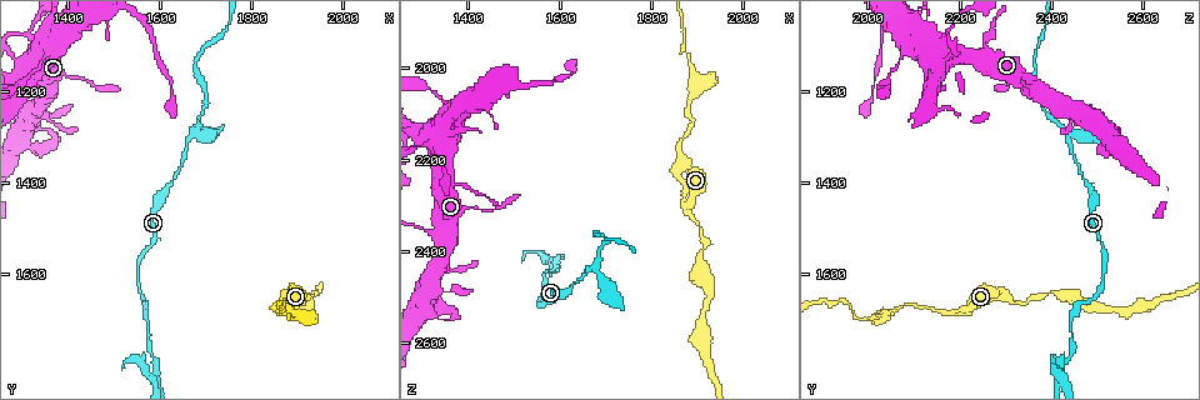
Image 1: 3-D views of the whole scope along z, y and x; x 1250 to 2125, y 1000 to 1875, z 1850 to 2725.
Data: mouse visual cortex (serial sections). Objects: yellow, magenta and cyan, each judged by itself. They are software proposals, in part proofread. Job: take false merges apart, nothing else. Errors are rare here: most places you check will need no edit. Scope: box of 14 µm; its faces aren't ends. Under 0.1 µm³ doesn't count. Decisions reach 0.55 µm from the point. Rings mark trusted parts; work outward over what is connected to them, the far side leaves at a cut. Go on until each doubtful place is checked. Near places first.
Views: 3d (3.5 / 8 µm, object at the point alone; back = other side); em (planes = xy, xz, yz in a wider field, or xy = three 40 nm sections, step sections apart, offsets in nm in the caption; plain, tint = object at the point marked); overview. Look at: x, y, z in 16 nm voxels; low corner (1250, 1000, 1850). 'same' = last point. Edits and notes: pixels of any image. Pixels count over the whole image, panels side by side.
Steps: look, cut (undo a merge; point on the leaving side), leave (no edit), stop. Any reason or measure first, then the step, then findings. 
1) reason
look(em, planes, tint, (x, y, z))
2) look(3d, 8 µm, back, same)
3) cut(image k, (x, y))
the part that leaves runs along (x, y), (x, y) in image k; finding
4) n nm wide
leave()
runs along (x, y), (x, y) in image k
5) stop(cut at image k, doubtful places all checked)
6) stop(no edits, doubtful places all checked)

a fork
look(3d, 3.5 µm, back, (1590, 1795, 2425))

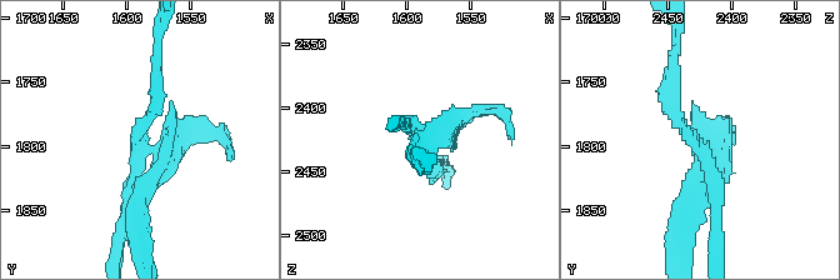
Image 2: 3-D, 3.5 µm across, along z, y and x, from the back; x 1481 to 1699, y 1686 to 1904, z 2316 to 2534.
need the tissue
look(em, xy, step 5, tint, (1588, 1798, 2422))

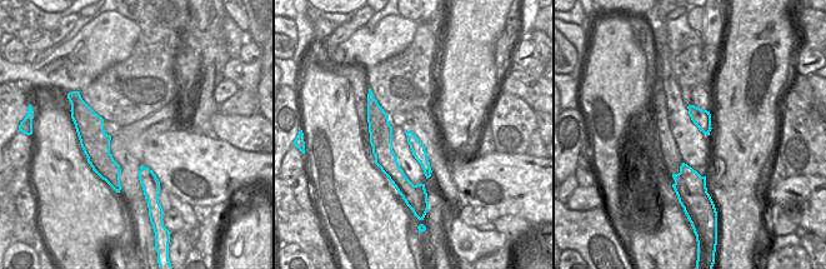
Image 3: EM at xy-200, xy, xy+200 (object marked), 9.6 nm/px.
look(em, xy, step 2, tint, same)

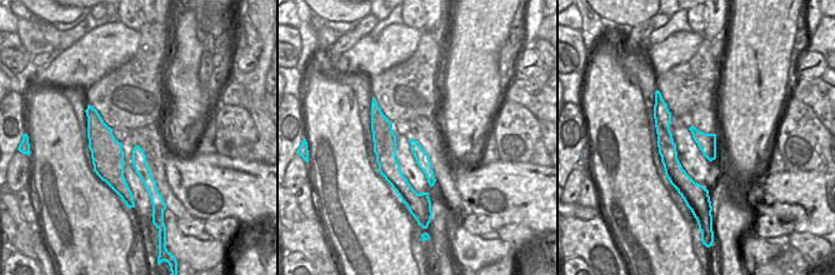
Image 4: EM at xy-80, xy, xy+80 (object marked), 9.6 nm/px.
leave()
runs along (136, 150), (141, 169), (153, 190) in image 4; all the same cell

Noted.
two arms in line, one across
look(3d, 3.5 µm, (1670, 1295, 2440))

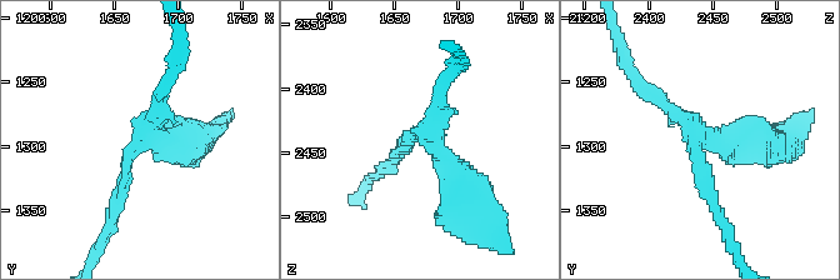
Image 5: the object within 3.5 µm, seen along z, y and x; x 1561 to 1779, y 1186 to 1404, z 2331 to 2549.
need the tissue
look(em, xy, step 2, tint, (1668, 1300, 2436))

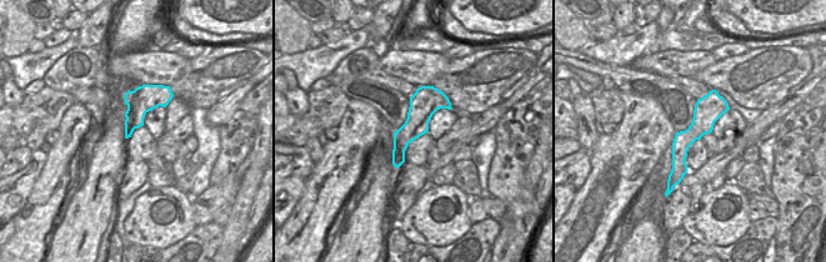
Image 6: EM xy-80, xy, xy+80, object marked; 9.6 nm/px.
3 arms; arms of 150, 150, 350 nm
leave()
runs along (714, 94), (680, 145), (675, 180) in image 6; continuous, no second cell

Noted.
a narrow waist
look(3d, 3.5 µm, (1875, 1685, 1965))

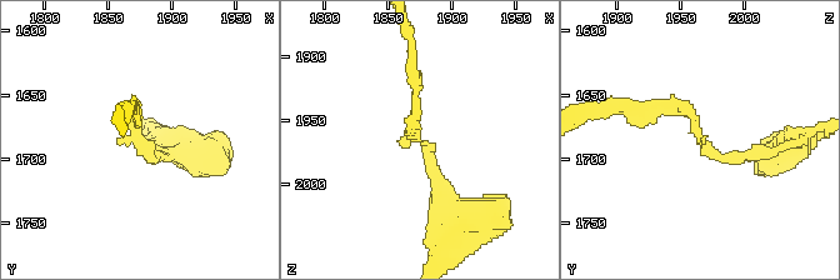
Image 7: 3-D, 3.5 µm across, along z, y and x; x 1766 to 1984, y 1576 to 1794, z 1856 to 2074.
arms of 150, 200 nm
look(em, planes, tint, (1874, 1684, 1966))

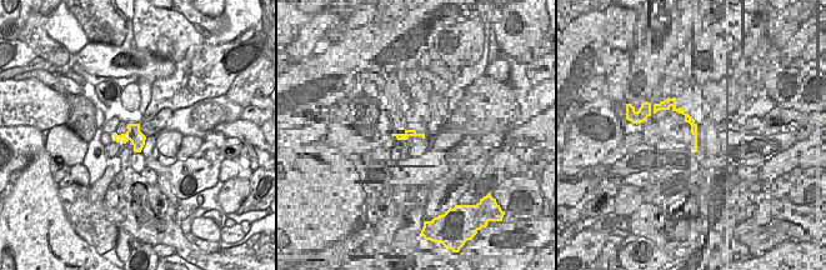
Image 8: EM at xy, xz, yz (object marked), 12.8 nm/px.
look(em, xy, step 3, tint, same)

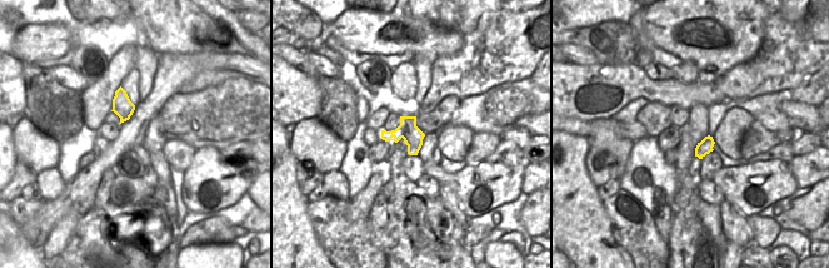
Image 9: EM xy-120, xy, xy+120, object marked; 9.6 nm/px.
200 nm wide
leave()
runs along (761, 151), (714, 155), (681, 105), (640, 118) in image 7; one cell here

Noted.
stop(no edits, doubtful places all checked)

